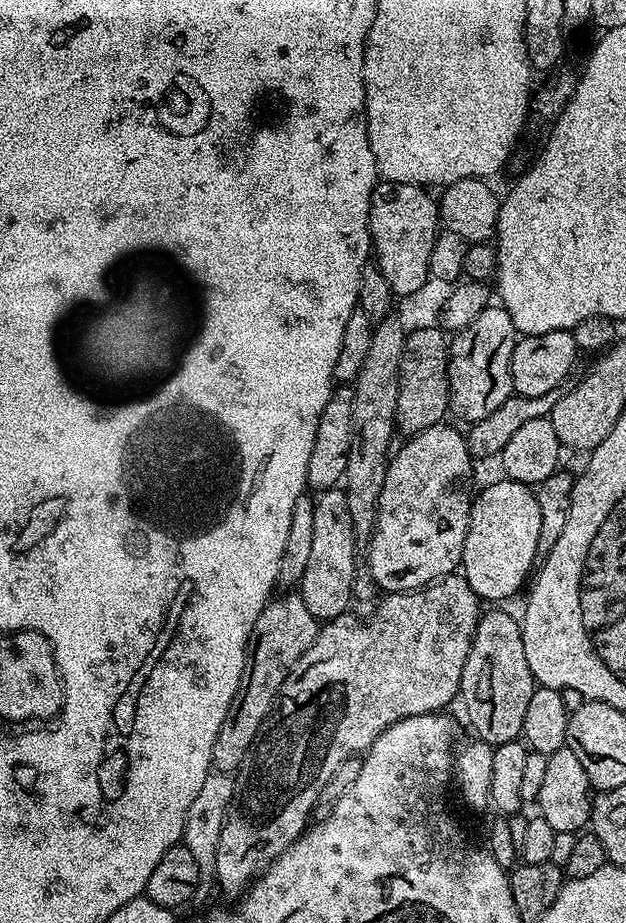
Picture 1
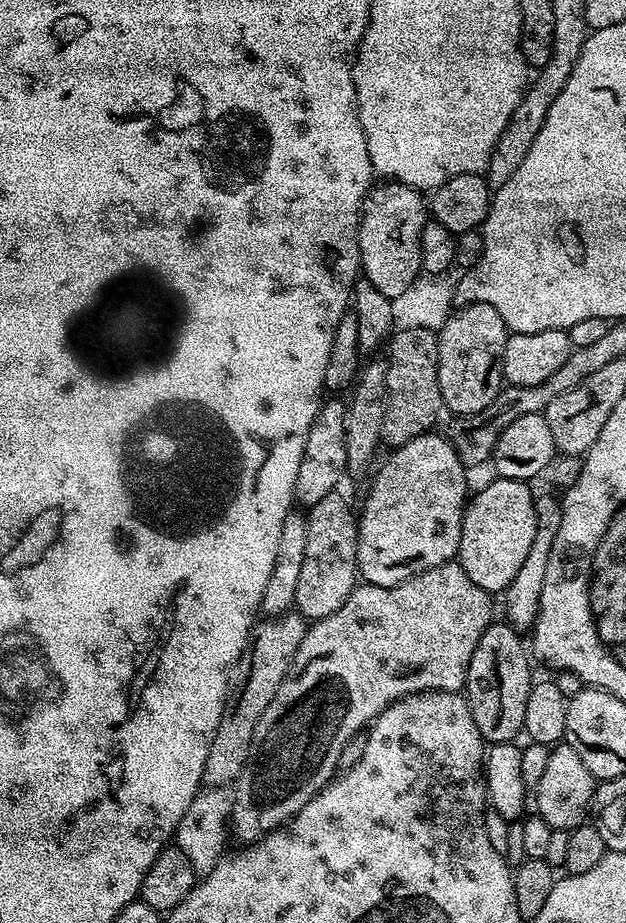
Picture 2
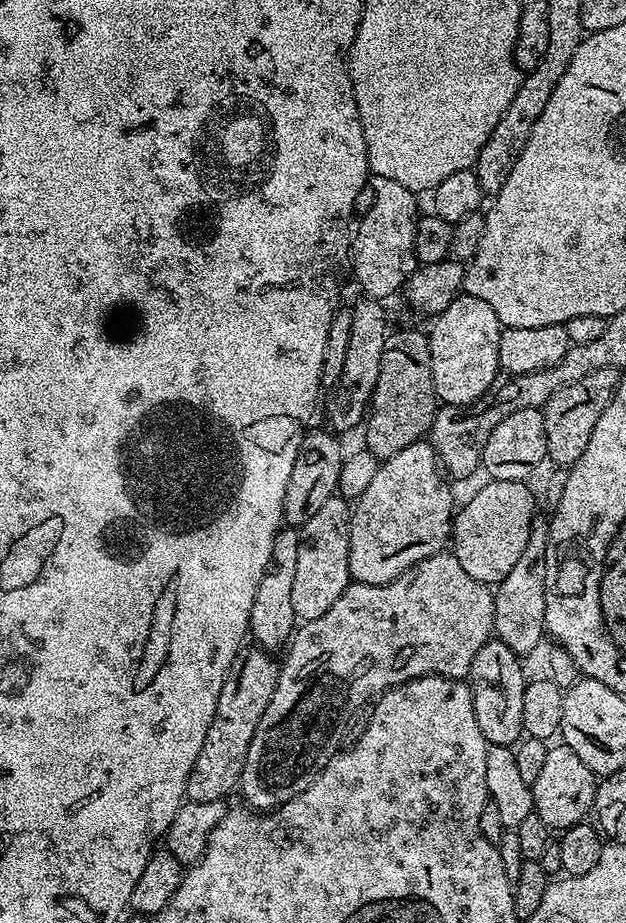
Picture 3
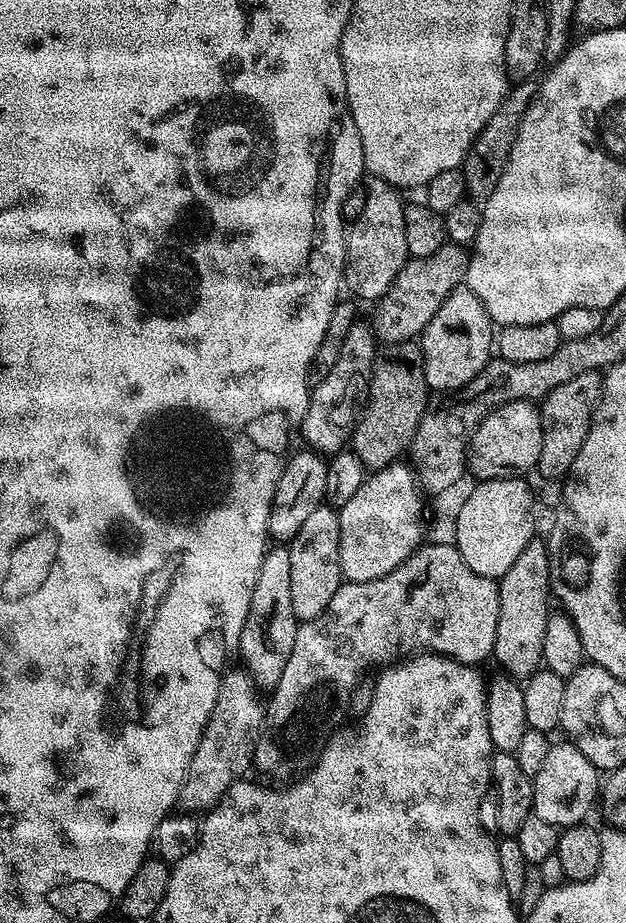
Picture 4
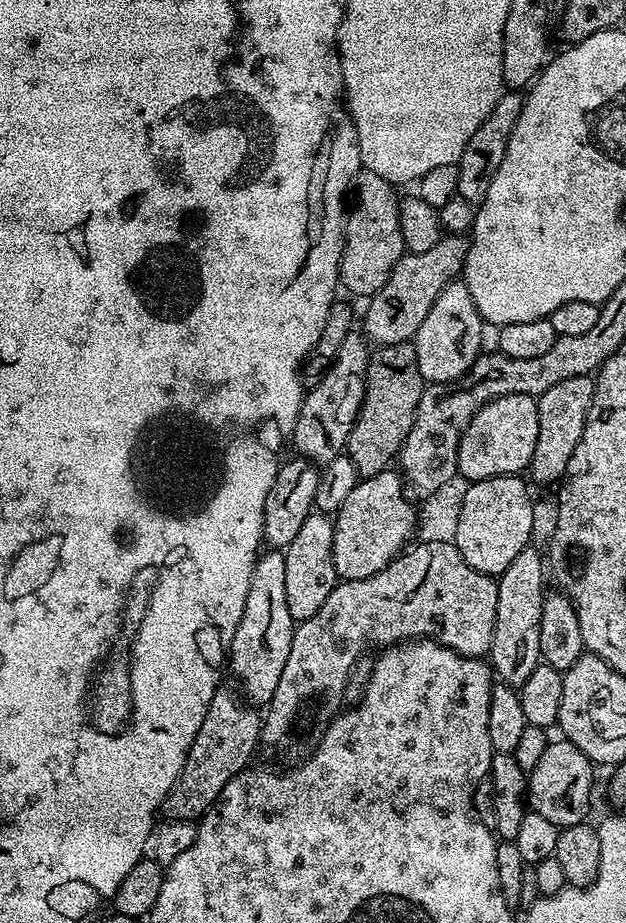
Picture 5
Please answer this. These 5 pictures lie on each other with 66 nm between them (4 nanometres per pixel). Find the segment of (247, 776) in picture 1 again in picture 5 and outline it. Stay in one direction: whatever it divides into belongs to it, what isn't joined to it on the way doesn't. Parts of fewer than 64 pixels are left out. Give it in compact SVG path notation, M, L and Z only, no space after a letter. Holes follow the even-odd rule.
M426 541L416 542L407 549L403 554L396 557L388 567L381 570L378 574L374 574L365 580L340 580L334 586L334 590L330 590L330 598L326 598L326 602L322 602L322 610L318 610L318 614L314 614L310 618L299 621L295 625L292 641L290 642L290 658L286 658L286 666L282 670L282 678L278 678L278 690L274 690L272 699L266 705L266 715L262 720L262 744L263 747L276 748L276 752L284 760L292 760L288 762L303 762L308 759L309 755L315 752L319 746L320 740L324 736L324 729L340 715L342 705L344 704L344 691L346 690L346 682L350 674L350 668L354 666L360 656L365 655L367 644L377 644L377 649L383 650L389 646L395 646L401 642L409 640L434 640L444 648L454 650L460 656L474 656L484 658L492 651L492 639L494 638L494 618L498 614L498 586L496 580L491 576L482 574L478 570L474 570L466 562L466 558L462 558L462 554L456 549L456 545L450 541Z

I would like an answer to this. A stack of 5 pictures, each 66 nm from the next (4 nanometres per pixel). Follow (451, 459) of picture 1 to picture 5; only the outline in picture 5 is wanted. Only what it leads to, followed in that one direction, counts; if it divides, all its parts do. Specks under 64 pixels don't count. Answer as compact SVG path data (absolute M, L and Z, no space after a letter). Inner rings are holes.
M385 470L360 478L334 514L332 553L340 580L365 580L378 574L405 551L408 535L417 531L417 509L412 509L413 501L406 495L401 477L393 472Z

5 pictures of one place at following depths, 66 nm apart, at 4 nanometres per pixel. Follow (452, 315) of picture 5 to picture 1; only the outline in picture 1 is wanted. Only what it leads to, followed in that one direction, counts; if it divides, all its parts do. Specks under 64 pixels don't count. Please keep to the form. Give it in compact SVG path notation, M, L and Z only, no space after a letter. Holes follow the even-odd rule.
M486 306L475 316L461 332L451 337L448 346L448 402L451 415L461 416L467 422L484 420L502 402L506 402L508 396L513 395L512 375L510 374L510 362L514 354L514 346L518 339L518 333L510 314L502 306Z

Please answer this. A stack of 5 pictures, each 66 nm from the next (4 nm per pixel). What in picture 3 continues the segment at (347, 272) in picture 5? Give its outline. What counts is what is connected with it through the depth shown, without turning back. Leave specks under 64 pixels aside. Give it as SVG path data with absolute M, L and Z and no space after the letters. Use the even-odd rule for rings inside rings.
M372 176L370 188L376 193L372 196L372 205L368 213L359 220L350 240L350 272L356 275L365 297L385 298L407 285L408 279L418 267L414 250L414 234L416 233L417 193L406 190L406 186L398 182L390 182L390 178Z

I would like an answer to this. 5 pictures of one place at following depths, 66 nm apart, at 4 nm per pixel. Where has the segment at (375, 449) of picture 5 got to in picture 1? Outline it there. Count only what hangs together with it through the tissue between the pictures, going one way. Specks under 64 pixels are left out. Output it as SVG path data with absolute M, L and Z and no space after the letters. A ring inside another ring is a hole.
M435 326L414 329L407 333L404 353L400 360L395 427L411 438L416 433L434 427L449 415L448 402L448 346L445 329Z

